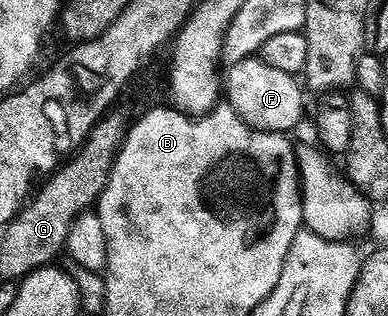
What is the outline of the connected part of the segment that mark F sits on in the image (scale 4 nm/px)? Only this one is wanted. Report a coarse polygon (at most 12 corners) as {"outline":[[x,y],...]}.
{"outline":[[257,56],[229,66],[229,104],[287,134],[306,101],[295,74]]}

